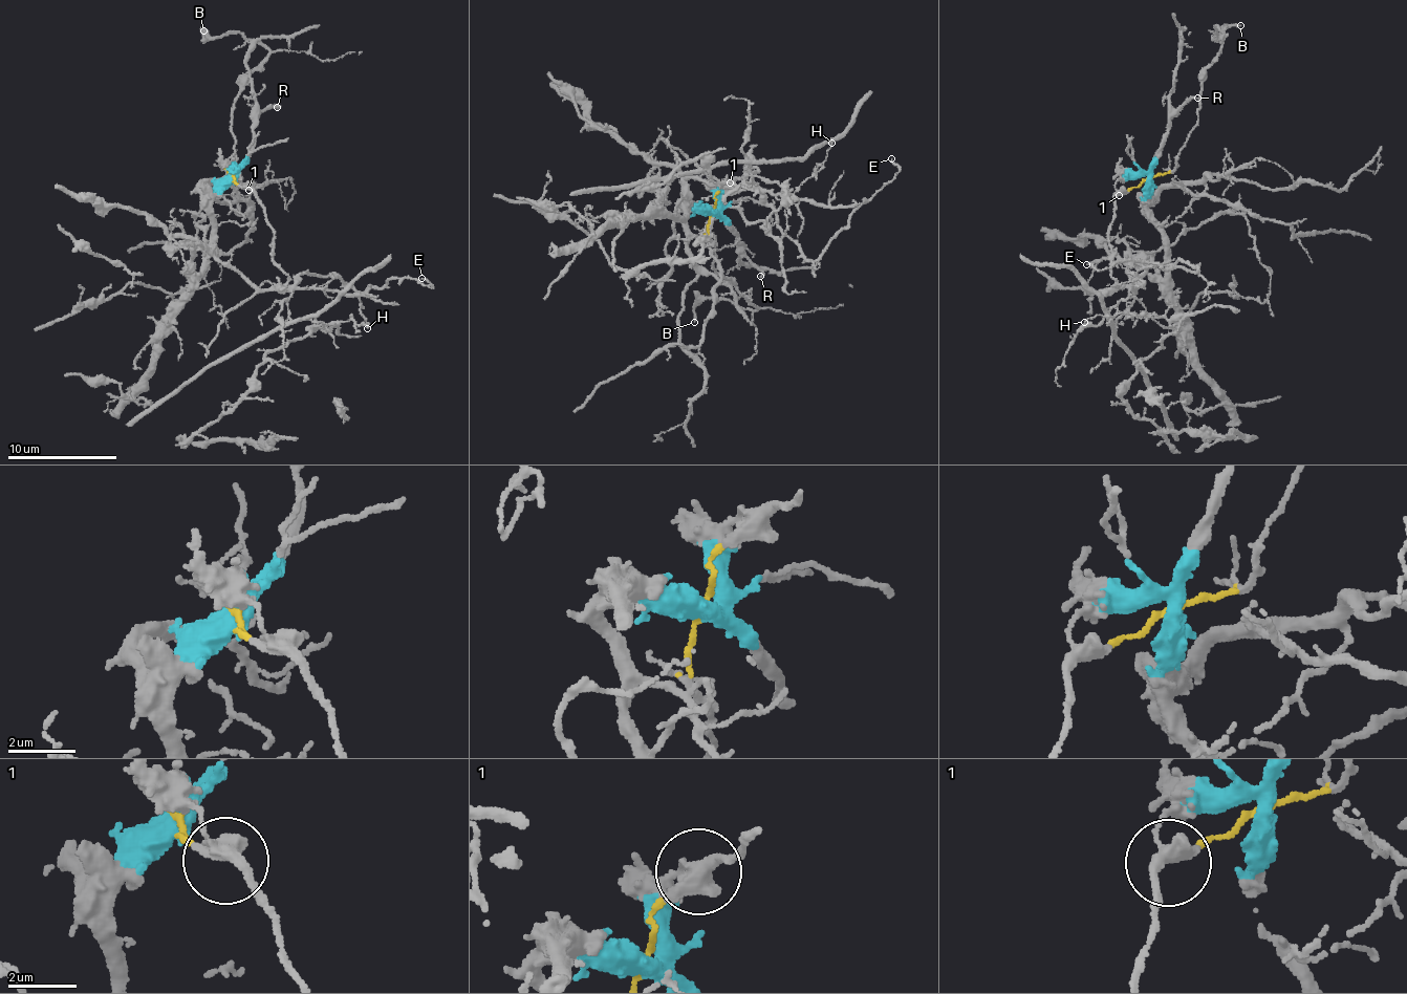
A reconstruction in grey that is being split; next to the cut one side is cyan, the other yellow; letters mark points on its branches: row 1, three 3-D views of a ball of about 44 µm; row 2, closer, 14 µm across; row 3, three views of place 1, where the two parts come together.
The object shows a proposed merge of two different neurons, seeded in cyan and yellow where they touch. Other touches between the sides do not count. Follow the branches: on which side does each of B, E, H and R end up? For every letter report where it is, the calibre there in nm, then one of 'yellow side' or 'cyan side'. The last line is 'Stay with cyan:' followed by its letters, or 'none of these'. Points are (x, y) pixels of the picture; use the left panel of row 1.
B: at (203, 30); 160 nm thick; yellow side
E: at (421, 278); 140 nm thick; yellow side
H: at (367, 328); 110 nm thick; yellow side
R: at (277, 107); 190 nm thick; cyan side
Stay with cyan: R

